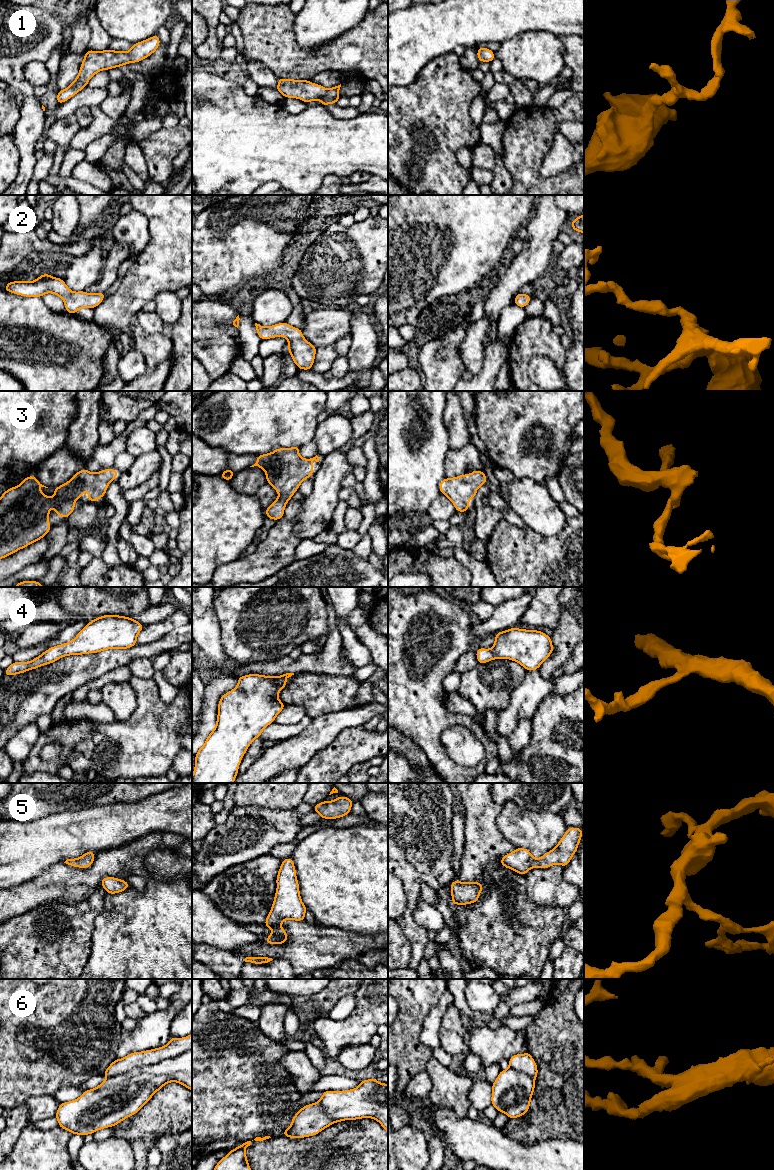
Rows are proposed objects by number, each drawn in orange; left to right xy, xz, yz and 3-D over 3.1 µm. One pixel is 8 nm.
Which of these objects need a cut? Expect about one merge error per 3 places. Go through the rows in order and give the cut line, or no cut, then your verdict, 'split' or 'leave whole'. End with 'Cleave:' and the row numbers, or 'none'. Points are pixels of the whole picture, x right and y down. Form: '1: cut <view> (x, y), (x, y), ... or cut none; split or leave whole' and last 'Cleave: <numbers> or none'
1: cut none; leave whole
2: cut none; leave whole
3: cut none; leave whole
4: cut none; leave whole
5: cut none; leave whole
6: cut xy (191, 1048), (178, 1055), (152, 1064), (136, 1066), (107, 1078); split
Cleave: 6

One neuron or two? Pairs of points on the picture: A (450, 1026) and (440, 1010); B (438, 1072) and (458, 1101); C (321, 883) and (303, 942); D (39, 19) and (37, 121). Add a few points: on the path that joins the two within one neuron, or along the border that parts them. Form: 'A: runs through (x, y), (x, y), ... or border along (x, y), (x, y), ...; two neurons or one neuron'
A: border along (453, 1002), (448, 1006), (443, 1017), (438, 1038); two neurons
B: runs through (444, 1079), (453, 1094); one neuron
C: border along (318, 923), (337, 926), (341, 929); two neurons
D: runs through (38, 44), (19, 63), (19, 82), (29, 95); one neuron

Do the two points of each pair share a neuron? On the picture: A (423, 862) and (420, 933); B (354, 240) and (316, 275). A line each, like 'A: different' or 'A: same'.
A: different
B: same

